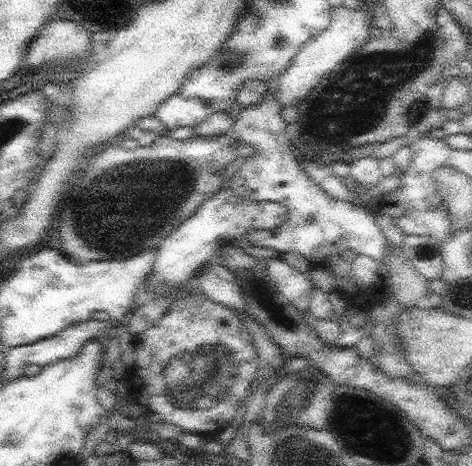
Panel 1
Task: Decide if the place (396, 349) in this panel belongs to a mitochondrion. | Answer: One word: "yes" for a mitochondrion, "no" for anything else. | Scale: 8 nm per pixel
no

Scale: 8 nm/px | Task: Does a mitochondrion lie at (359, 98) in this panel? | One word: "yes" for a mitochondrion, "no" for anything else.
yes

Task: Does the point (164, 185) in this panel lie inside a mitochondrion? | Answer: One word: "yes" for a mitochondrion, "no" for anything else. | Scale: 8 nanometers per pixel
yes

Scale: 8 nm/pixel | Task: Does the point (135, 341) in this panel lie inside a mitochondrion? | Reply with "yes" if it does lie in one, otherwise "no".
no

